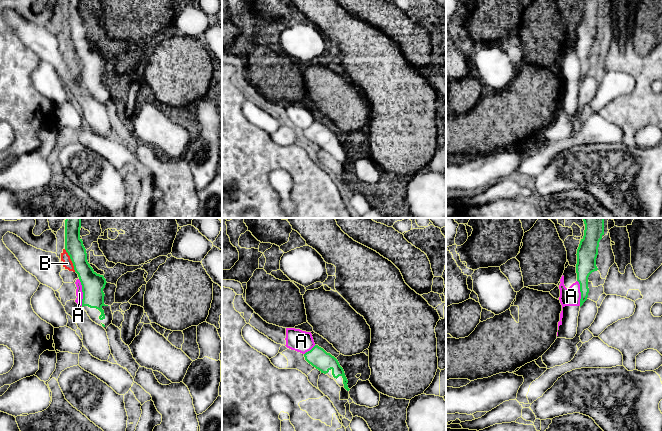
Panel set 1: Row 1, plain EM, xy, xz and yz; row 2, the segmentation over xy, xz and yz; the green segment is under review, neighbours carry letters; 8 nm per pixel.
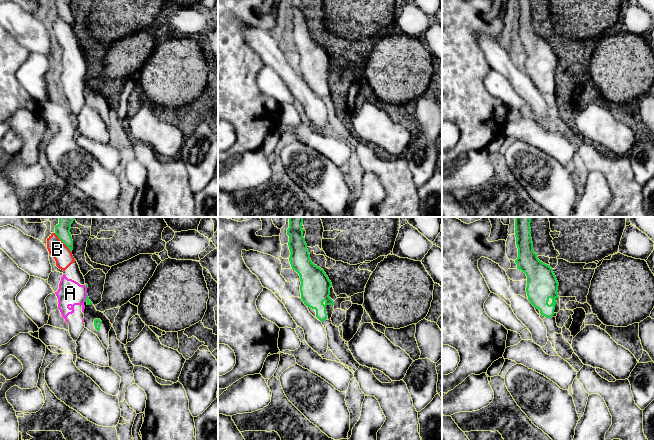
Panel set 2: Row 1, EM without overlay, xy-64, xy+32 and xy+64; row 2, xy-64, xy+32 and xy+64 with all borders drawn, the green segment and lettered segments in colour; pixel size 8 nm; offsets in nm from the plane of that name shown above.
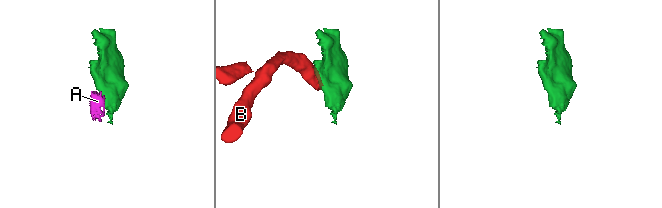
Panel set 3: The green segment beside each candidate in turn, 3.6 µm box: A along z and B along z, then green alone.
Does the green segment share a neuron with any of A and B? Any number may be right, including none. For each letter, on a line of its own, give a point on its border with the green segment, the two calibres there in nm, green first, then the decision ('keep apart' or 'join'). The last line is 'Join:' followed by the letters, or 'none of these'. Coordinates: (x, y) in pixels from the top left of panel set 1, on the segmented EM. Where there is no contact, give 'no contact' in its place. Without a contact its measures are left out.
A: xy (82, 291) | 180/60 nm | keep apart
B: xy (71, 260) | 180/80 nm | keep apart
Join: none of these

